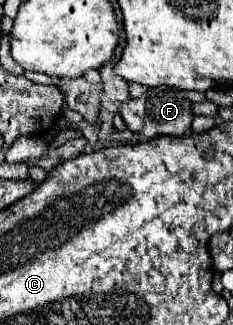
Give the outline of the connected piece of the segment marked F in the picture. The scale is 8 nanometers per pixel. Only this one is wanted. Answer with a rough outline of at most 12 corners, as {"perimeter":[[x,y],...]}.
{"perimeter":[[150,88],[120,106],[144,138],[184,136],[192,102],[184,90]]}

